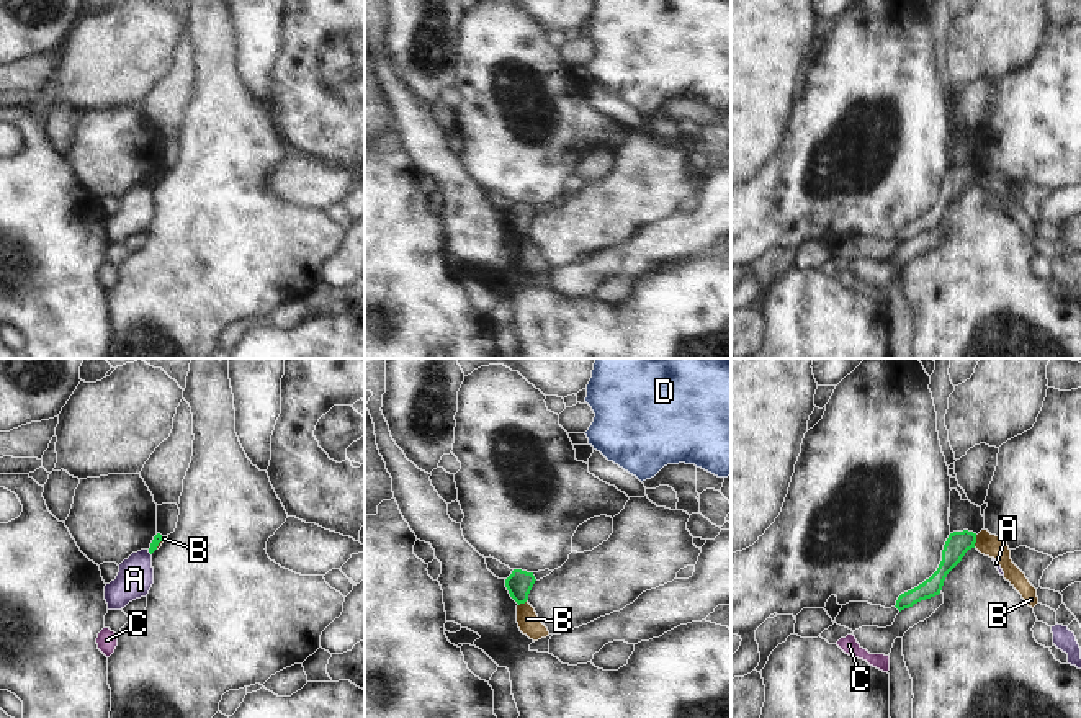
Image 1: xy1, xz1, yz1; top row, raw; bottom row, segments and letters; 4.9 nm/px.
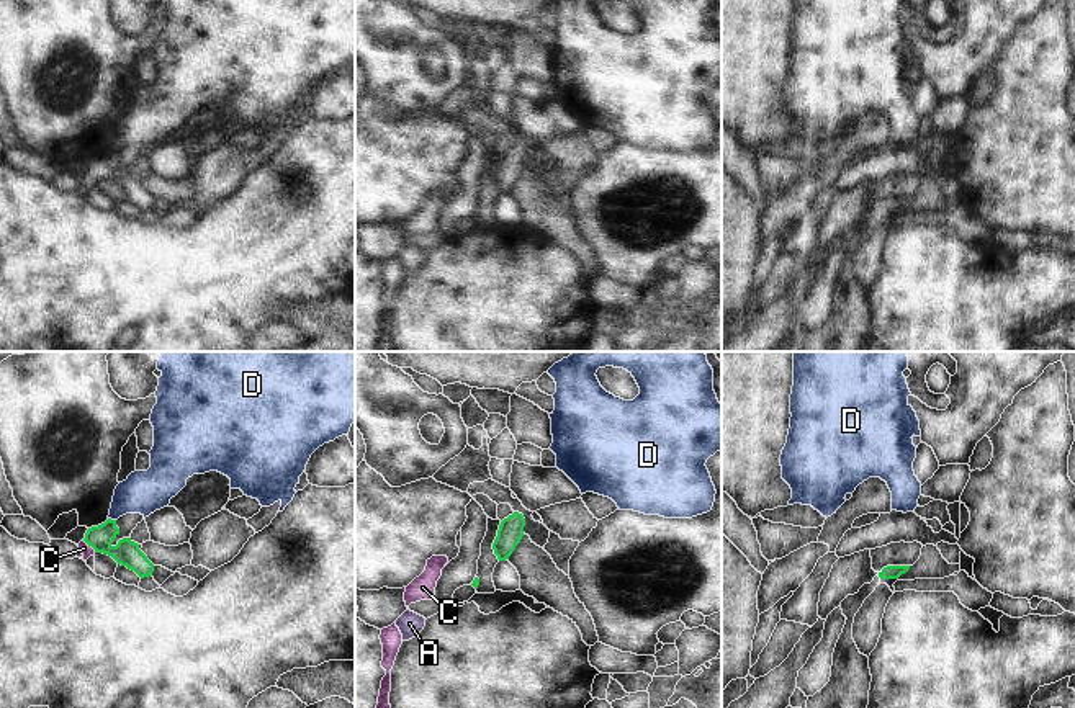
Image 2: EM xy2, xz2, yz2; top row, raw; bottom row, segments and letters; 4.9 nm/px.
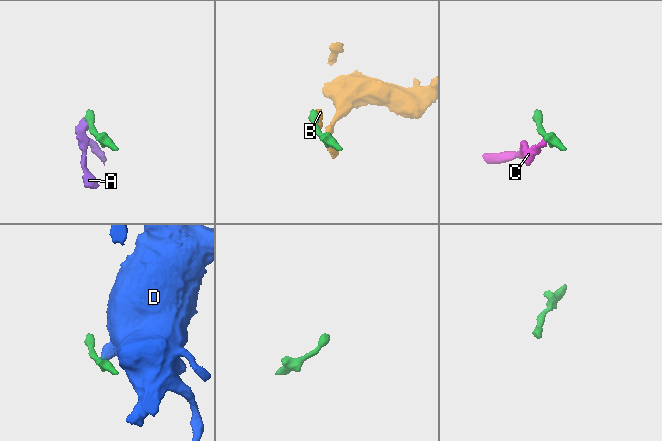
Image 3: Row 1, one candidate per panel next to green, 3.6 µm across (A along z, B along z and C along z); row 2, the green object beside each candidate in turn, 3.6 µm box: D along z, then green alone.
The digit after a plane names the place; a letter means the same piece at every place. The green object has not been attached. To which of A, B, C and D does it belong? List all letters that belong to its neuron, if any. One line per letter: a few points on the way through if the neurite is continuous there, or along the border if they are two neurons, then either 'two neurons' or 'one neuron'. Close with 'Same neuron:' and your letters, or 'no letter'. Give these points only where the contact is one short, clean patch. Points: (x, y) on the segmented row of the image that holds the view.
A: border xy1 (148, 550), (151, 555); two neurons
B: border yz1 (977, 535), (973, 547); two neurons
C: way xy2 (126, 553), (90, 545), (84, 548); one neuron
D: border xy2 (108, 517), (115, 520); two neurons
Same neuron: C

